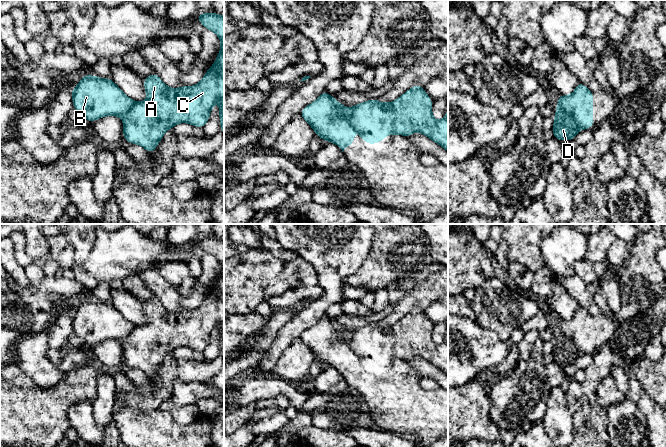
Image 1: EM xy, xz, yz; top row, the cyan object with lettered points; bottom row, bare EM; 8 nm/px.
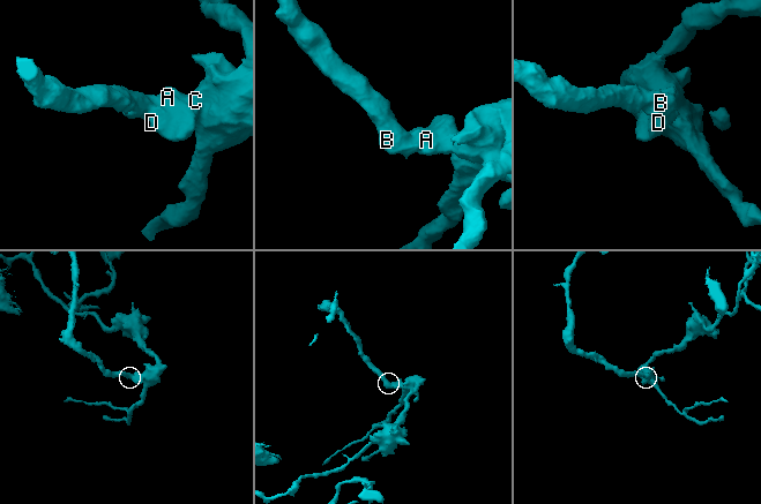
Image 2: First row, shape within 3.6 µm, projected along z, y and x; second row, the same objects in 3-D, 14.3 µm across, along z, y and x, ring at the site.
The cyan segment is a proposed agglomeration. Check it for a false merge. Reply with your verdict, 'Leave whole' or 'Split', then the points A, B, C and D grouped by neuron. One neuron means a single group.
Split. Groups: A C D / B

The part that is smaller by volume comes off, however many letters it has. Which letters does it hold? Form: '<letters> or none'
B

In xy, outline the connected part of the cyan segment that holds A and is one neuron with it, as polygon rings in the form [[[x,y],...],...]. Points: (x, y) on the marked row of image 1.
[[[210,12],[200,13],[196,18],[220,39],[221,49],[214,64],[194,86],[181,86],[174,89],[168,87],[156,73],[145,77],[144,89],[147,99],[135,102],[122,116],[124,139],[129,143],[142,146],[148,153],[153,153],[165,132],[173,129],[178,123],[189,123],[194,127],[203,128],[210,118],[211,109],[216,101],[220,102],[220,126],[224,135],[224,16]]]

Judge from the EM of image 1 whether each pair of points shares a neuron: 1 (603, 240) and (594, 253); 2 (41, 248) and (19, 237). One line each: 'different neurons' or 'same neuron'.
1: same neuron
2: different neurons

